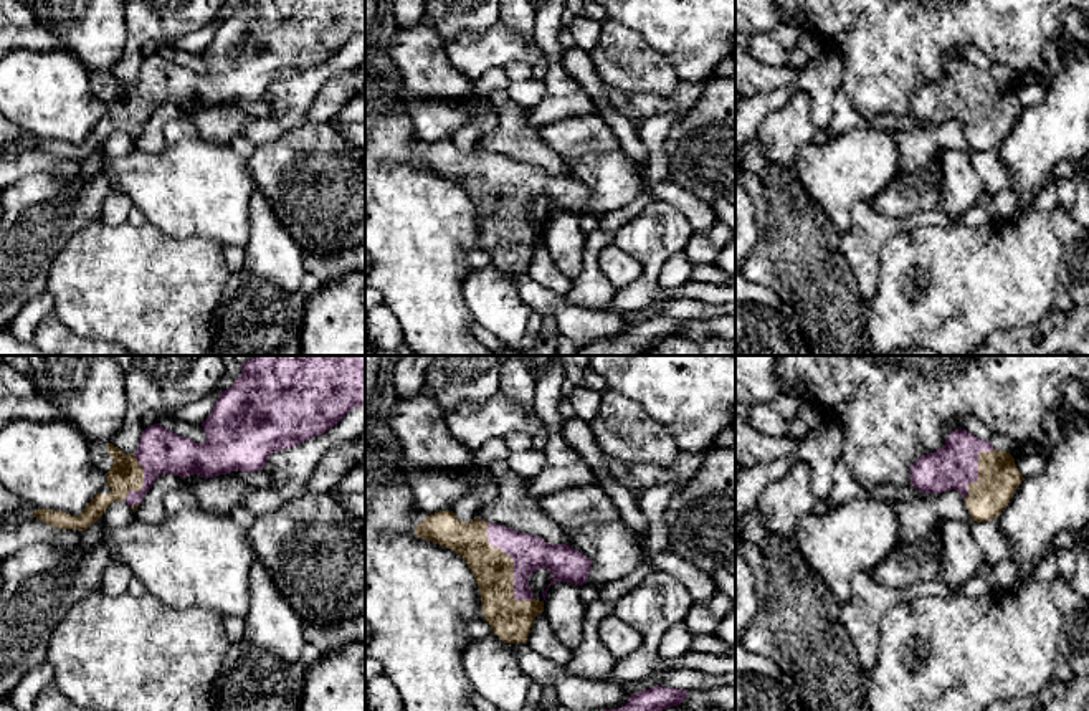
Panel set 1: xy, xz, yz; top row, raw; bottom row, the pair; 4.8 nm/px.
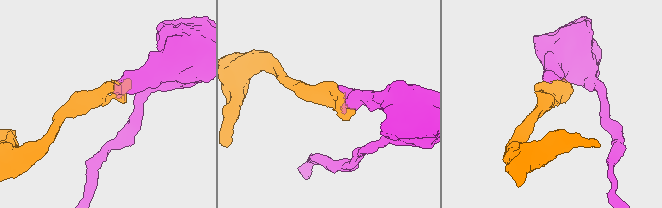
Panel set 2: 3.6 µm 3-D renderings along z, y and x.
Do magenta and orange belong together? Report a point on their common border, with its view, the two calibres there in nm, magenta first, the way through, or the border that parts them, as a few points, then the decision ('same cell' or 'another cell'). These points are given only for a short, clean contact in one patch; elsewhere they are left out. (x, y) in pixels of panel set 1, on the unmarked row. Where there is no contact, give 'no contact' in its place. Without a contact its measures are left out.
meets magenta in xz at (514, 195); 170 nm thick on the magenta side, 200 nm on the other; same cell

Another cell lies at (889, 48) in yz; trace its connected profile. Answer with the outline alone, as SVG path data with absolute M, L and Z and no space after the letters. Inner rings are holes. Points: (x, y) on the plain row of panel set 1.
M780 0L780 8L803 18L806 28L821 40L825 51L839 55L844 68L841 89L864 121L877 114L909 116L912 94L922 84L940 79L952 61L963 60L960 48L965 45L977 46L993 63L1015 71L1046 69L1046 43L1054 43L1059 53L1072 50L1079 60L1089 58L1089 45L1072 46L1061 31L1064 15L1074 8L1086 13L1089 25L1089 0Z

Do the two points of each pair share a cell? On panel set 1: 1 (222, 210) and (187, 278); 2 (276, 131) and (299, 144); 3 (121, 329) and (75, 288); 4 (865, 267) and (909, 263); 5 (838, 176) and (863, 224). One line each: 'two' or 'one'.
1: two
2: two
3: one
4: two
5: two

